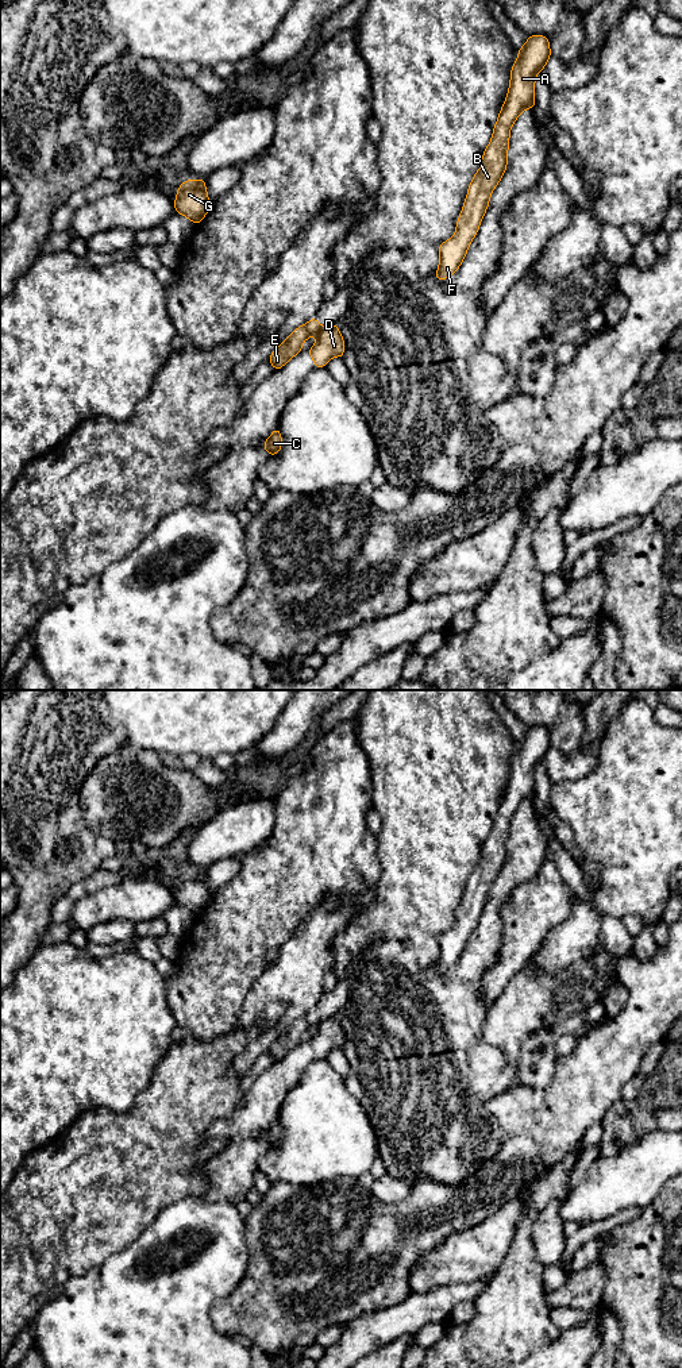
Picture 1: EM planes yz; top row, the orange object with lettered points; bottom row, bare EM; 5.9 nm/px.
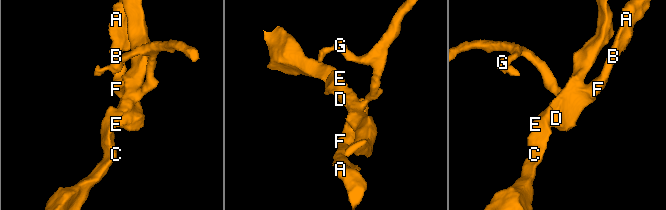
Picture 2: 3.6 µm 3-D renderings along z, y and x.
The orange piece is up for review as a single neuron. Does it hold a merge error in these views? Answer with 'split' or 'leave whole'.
split

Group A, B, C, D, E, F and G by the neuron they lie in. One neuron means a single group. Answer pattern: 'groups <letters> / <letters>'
groups A B D F G / C E

